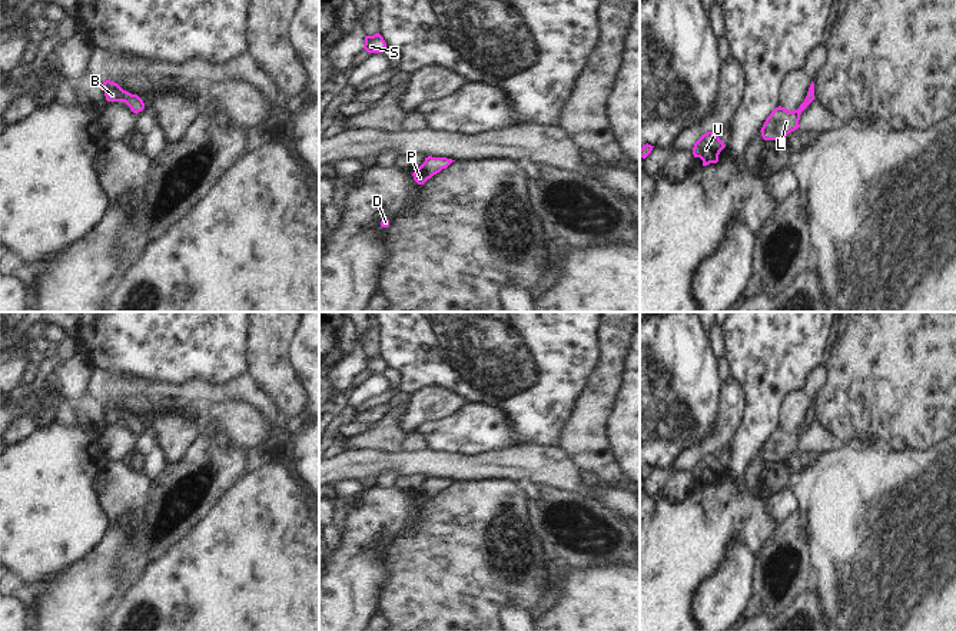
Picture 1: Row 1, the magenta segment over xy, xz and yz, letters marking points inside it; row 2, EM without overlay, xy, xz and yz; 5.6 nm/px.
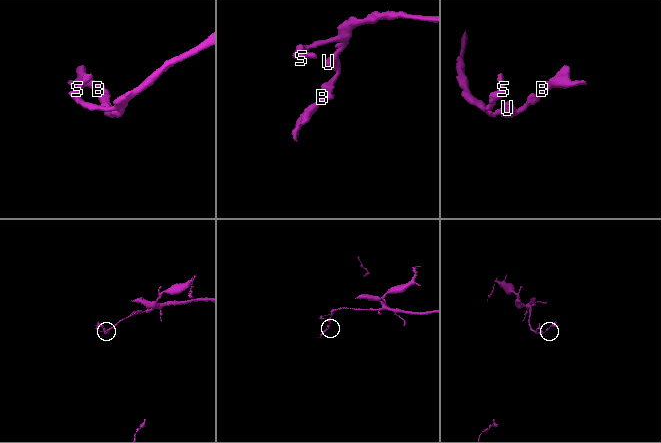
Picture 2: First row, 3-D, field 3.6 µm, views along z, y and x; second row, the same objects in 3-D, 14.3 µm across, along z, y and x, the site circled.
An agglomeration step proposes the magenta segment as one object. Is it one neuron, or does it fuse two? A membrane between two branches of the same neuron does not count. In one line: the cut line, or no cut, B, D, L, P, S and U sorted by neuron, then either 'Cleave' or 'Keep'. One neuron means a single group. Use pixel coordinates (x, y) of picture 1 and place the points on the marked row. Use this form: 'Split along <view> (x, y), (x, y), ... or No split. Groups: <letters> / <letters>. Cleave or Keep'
No split. Groups: B D L P S U. Keep

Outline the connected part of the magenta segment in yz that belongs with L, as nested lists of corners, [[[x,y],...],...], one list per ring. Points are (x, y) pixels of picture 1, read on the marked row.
[[[811,82],[804,102],[797,110],[787,110],[781,106],[776,107],[766,119],[761,127],[764,140],[783,140],[789,133],[800,127],[799,120],[801,112],[814,100],[814,83]]]

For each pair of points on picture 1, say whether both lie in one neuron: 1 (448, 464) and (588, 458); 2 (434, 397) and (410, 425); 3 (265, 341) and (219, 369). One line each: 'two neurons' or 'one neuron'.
1: two neurons
2: one neuron
3: two neurons

